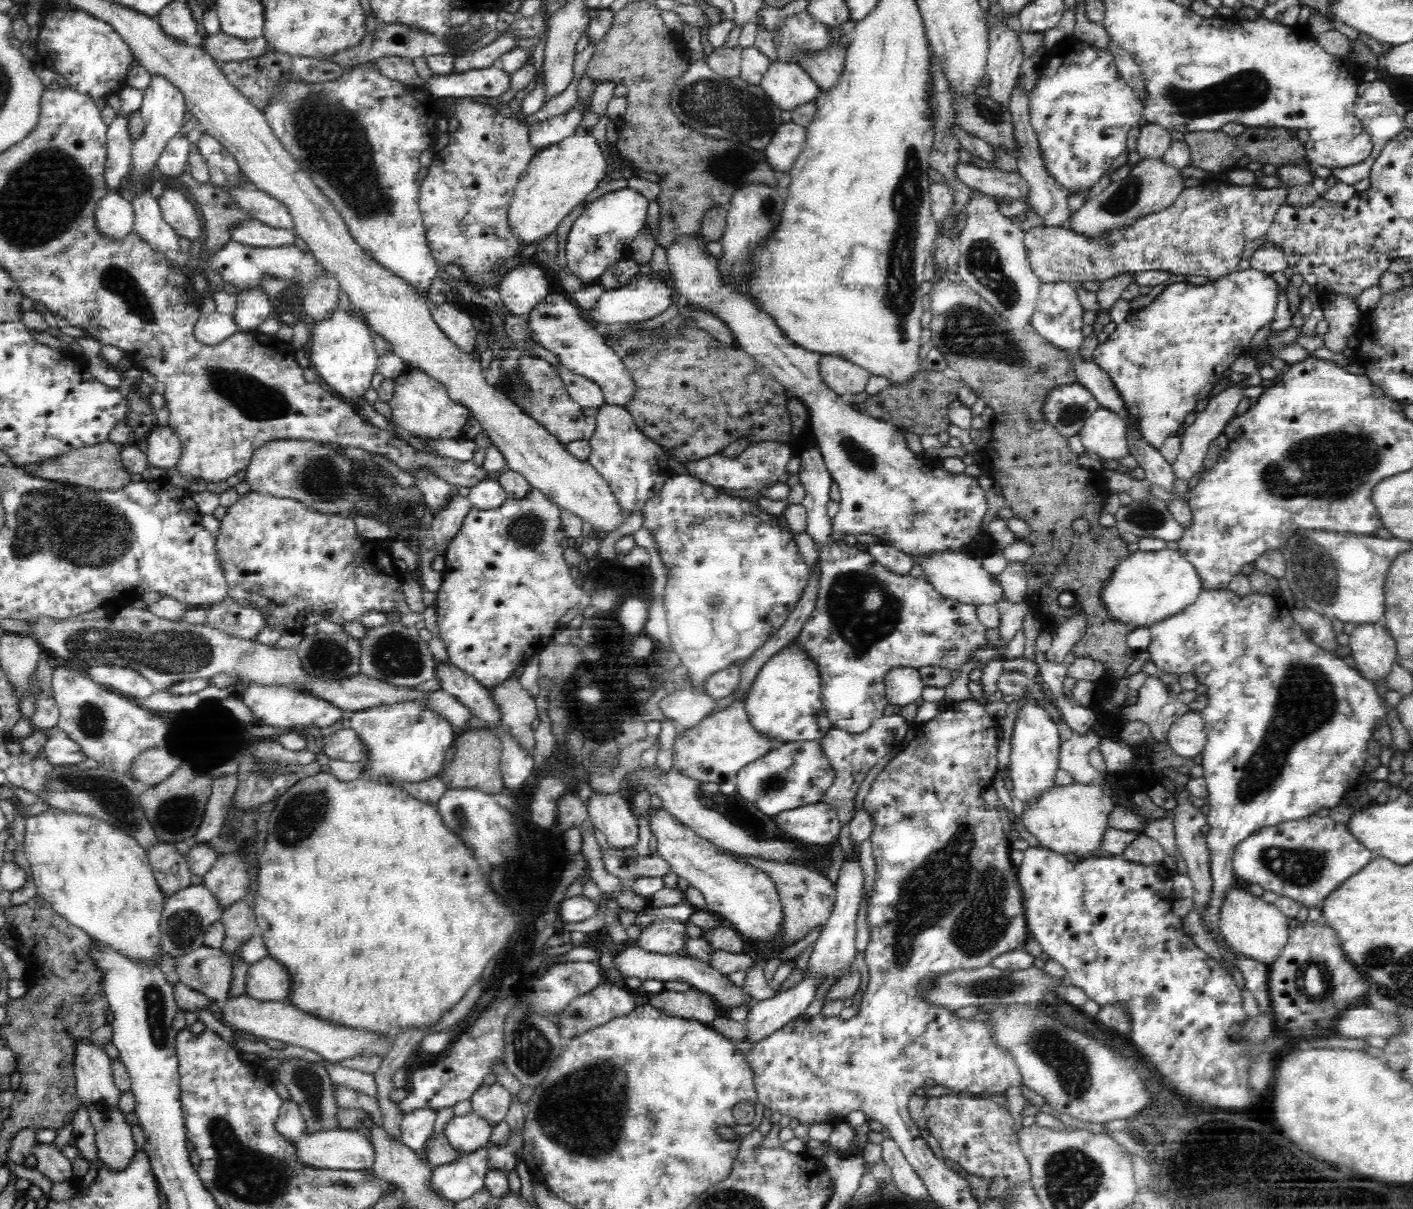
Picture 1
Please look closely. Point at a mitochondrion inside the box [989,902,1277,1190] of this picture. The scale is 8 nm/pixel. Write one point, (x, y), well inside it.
(1071, 1066)

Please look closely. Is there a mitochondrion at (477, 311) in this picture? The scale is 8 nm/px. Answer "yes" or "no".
no

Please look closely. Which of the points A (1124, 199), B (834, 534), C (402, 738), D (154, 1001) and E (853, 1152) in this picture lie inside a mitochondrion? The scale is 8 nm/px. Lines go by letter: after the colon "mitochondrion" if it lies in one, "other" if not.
A: mitochondrion
B: other
C: other
D: mitochondrion
E: other

